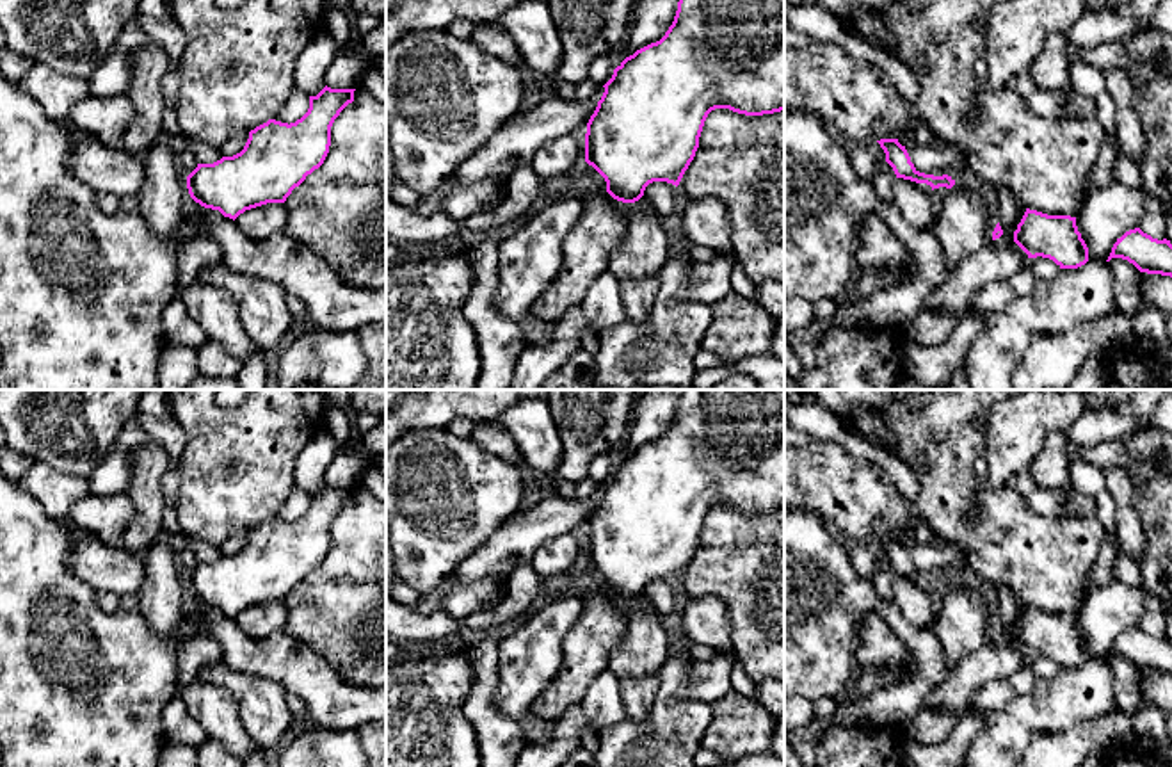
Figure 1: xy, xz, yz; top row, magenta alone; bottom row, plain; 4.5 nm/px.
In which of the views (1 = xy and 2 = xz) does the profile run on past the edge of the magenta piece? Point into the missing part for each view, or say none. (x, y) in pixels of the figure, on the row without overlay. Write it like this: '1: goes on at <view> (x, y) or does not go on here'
1: does not go on here
2: does not go on here

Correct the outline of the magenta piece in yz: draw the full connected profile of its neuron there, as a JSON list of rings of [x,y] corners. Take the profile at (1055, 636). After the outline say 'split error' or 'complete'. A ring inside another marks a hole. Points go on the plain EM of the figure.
[[[1026,607],[1014,641],[1028,657],[1049,657],[1060,667],[1078,667],[1088,660],[1088,646],[1076,625],[1076,616],[1048,614]]]; complete

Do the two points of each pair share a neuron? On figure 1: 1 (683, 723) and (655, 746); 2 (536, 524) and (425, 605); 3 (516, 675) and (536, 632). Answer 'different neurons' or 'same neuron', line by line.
1: same neuron
2: same neuron
3: same neuron

